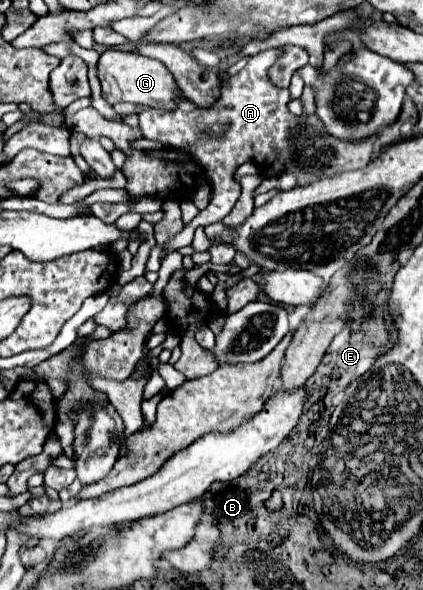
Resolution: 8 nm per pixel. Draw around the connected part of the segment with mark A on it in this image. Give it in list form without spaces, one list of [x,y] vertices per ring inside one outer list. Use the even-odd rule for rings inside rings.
[[[279,47],[261,51],[249,59],[243,71],[223,79],[219,99],[211,107],[197,107],[181,93],[175,99],[177,107],[173,111],[143,109],[139,113],[139,129],[145,139],[159,141],[169,151],[189,155],[199,163],[203,171],[207,171],[205,177],[211,183],[207,209],[201,211],[167,245],[153,247],[147,261],[147,271],[159,271],[163,249],[179,249],[191,245],[195,227],[219,223],[231,211],[231,207],[239,199],[239,185],[235,183],[233,173],[245,161],[253,161],[261,169],[261,175],[265,177],[271,173],[275,177],[279,177],[281,173],[293,173],[297,177],[297,187],[305,187],[321,177],[333,177],[337,173],[357,171],[369,163],[371,147],[379,137],[377,133],[359,141],[337,139],[325,131],[325,125],[317,115],[309,115],[309,117],[291,115],[291,111],[287,109],[287,103],[291,101],[289,89],[281,89],[273,85],[273,81],[267,75],[269,67],[273,65],[273,59],[278,58],[282,50],[283,48]],[[215,123],[227,125],[223,135],[209,131],[209,127]]]

